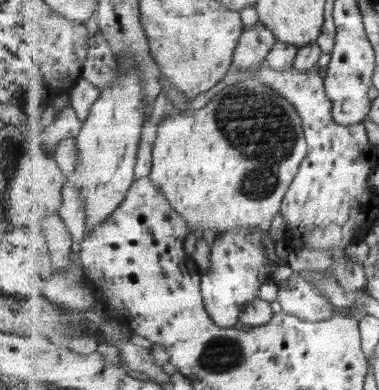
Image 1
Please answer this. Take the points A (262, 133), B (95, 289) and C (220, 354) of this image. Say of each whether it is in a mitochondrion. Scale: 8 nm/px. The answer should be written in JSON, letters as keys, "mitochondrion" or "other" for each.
{"A":"mitochondrion","B":"other","C":"mitochondrion"}

